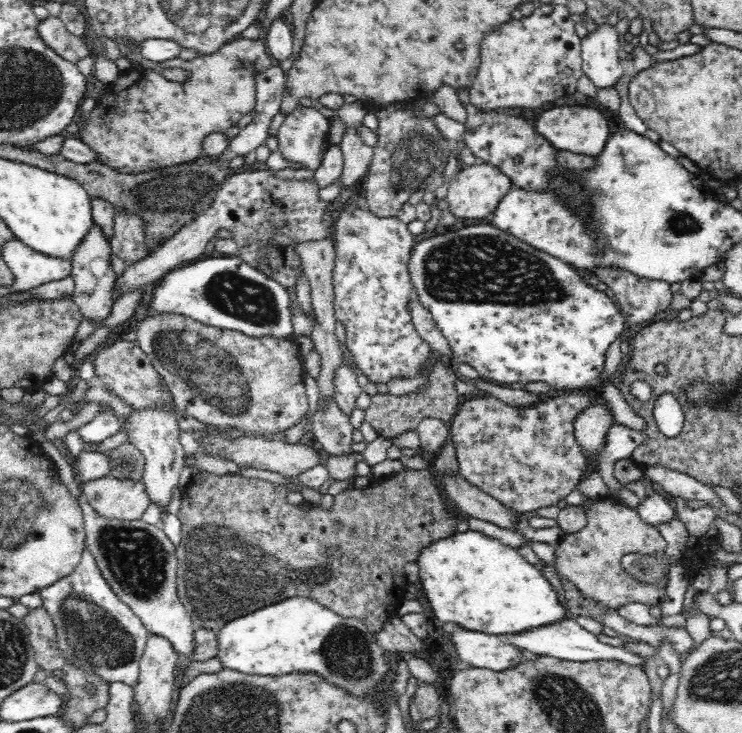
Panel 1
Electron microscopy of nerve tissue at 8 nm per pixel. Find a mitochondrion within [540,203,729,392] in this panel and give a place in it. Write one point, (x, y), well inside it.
(683, 223)

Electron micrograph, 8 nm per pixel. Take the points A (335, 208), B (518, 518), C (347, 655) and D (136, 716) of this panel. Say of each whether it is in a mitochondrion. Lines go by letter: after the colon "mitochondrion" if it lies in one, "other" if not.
A: other
B: other
C: mitochondrion
D: other

